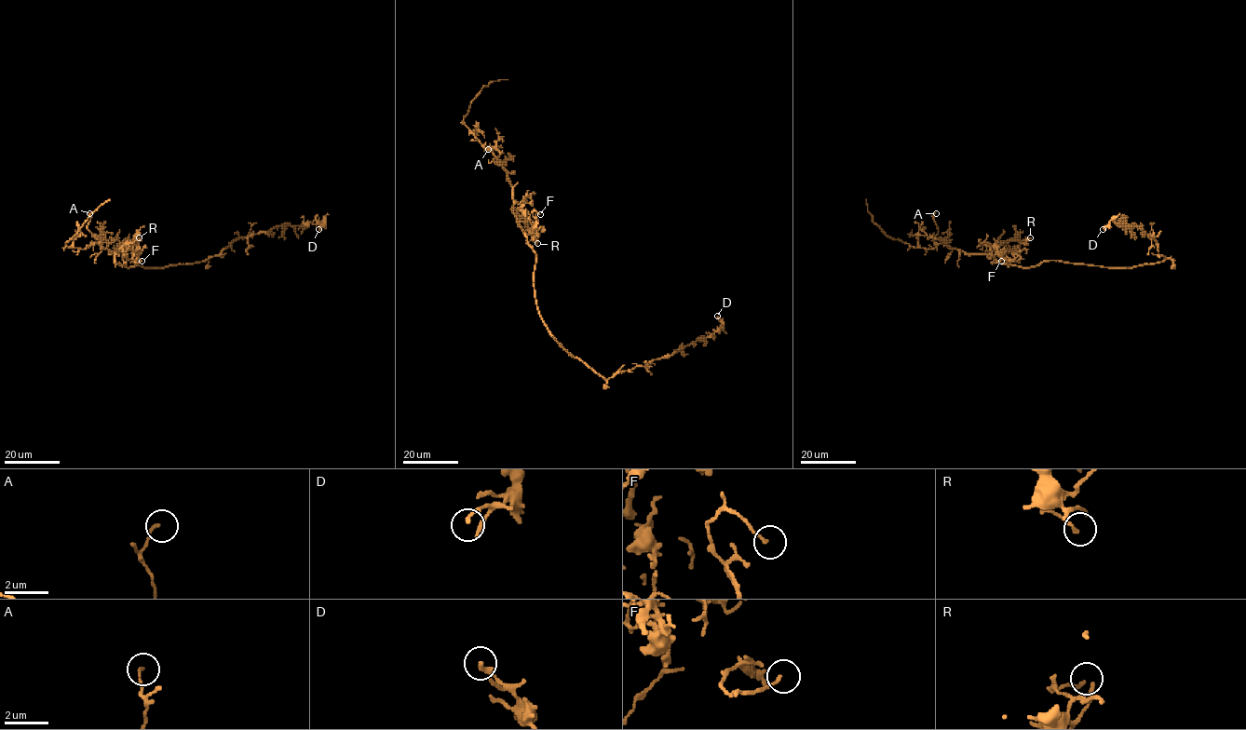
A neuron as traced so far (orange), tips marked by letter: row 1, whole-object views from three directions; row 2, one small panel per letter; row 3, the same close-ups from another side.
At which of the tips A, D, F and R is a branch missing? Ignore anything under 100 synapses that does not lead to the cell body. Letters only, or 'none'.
none

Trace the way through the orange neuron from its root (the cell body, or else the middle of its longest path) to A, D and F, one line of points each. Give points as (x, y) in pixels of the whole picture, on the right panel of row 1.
A: (1075, 263), (1047, 261), (1022, 267), (1001, 263), (986, 253), (951, 248), (935, 237), (936, 213)
D: (1075, 263), (1133, 267), (1165, 259), (1153, 236), (1135, 223), (1127, 226), (1112, 219), (1103, 229)
F: (1075, 263), (1022, 267), (998, 262), (991, 248), (1016, 253), (1001, 261)

